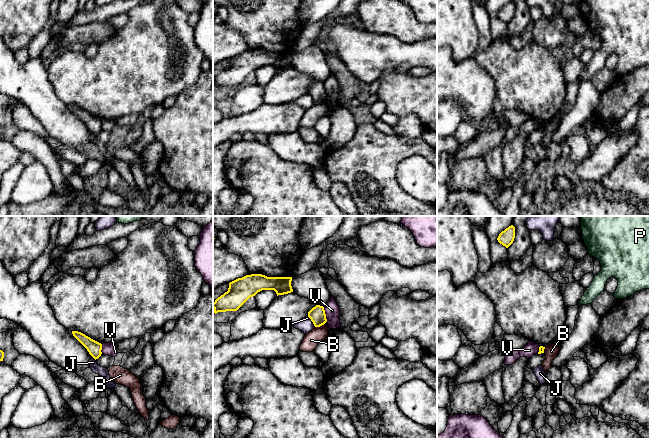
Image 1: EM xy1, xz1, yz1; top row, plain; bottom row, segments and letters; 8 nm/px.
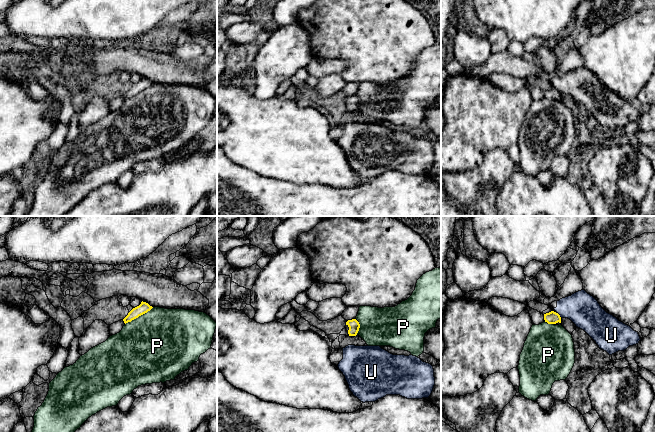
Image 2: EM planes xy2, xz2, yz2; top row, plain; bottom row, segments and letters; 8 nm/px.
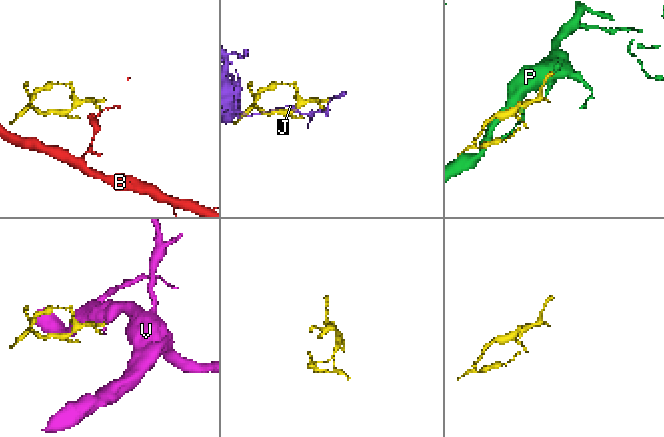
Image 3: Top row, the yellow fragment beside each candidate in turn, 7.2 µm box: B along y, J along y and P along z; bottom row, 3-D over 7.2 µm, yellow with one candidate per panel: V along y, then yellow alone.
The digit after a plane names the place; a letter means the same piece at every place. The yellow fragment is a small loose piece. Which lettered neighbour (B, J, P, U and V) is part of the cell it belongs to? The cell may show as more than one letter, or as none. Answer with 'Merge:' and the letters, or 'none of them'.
Merge: none of them

